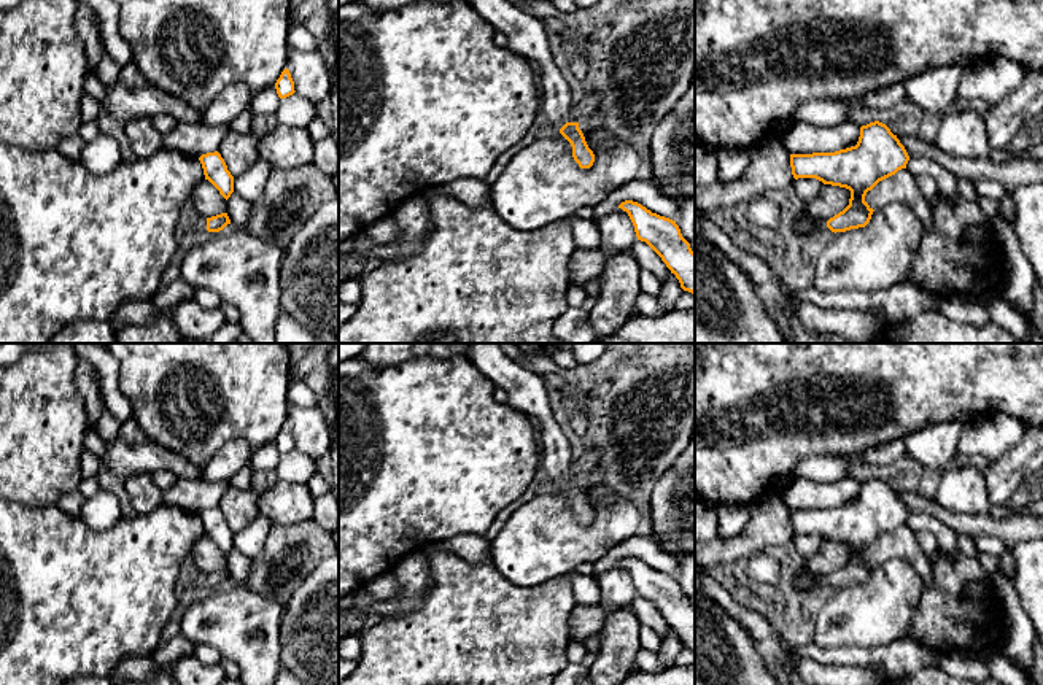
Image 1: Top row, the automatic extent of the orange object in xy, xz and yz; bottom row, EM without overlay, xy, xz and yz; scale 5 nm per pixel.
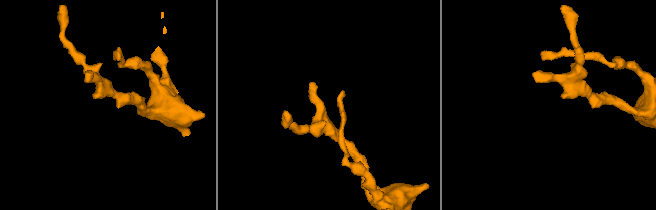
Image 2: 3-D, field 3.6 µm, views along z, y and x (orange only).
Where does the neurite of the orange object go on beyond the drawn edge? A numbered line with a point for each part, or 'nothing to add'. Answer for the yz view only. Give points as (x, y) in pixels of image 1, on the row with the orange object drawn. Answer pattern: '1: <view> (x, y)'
1: yz (803, 224)

